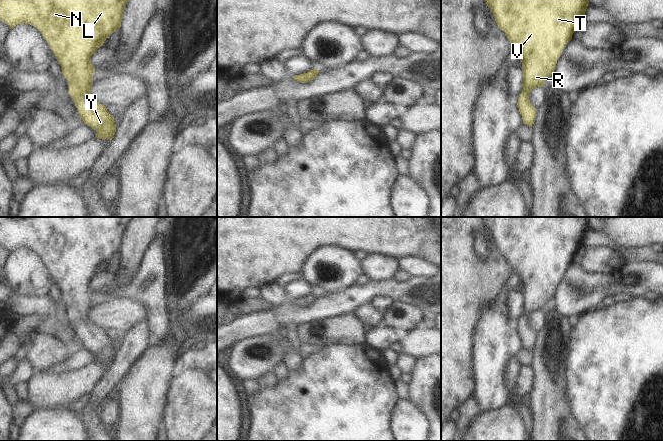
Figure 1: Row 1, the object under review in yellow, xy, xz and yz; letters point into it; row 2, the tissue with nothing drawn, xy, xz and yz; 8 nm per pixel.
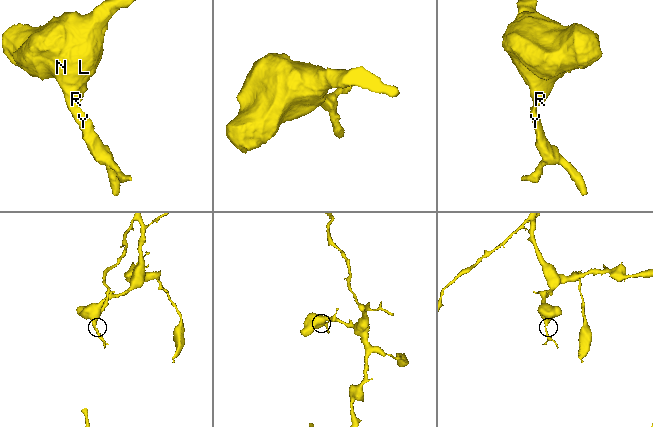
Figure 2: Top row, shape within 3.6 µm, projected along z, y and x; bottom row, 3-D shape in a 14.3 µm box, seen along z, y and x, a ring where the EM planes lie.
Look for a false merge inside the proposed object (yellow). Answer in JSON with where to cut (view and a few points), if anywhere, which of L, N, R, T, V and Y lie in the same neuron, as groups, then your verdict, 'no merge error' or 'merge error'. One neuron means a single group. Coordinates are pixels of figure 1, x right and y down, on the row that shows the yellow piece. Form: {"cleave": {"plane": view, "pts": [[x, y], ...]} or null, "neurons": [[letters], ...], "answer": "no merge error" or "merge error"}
{"cleave": null, "neurons": [["L", "N", "R", "T", "V", "Y"]], "answer": "no merge error"}

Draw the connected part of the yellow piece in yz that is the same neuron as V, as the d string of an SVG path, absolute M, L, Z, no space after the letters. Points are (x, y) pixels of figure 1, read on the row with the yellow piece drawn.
M485 0L485 2L491 8L498 27L519 53L522 62L523 91L518 96L517 105L523 124L532 126L537 116L537 109L530 103L529 93L536 87L544 86L547 78L554 72L560 55L584 19L589 0Z

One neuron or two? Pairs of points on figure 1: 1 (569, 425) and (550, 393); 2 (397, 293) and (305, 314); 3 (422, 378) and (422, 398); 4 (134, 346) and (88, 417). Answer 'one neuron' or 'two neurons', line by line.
1: one neuron
2: one neuron
3: one neuron
4: one neuron

